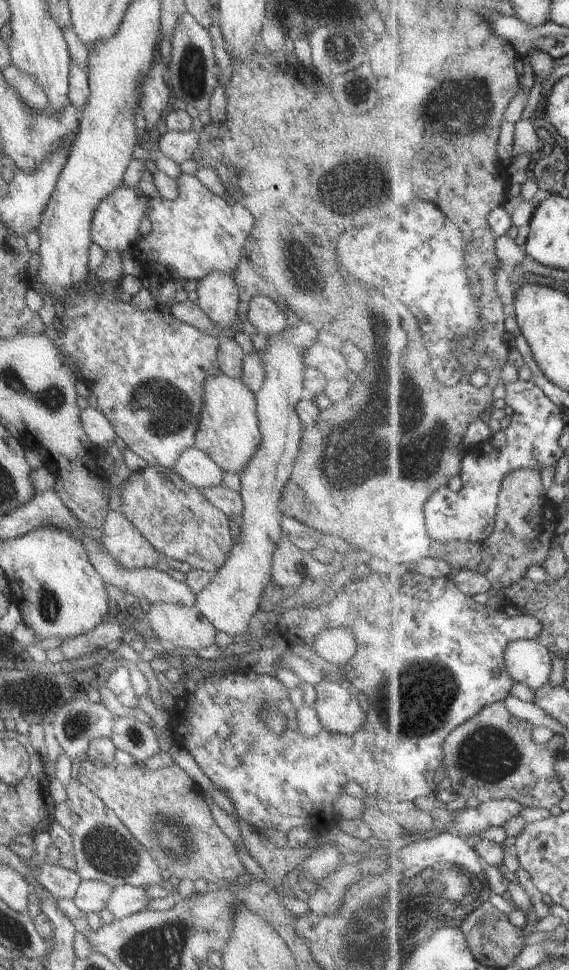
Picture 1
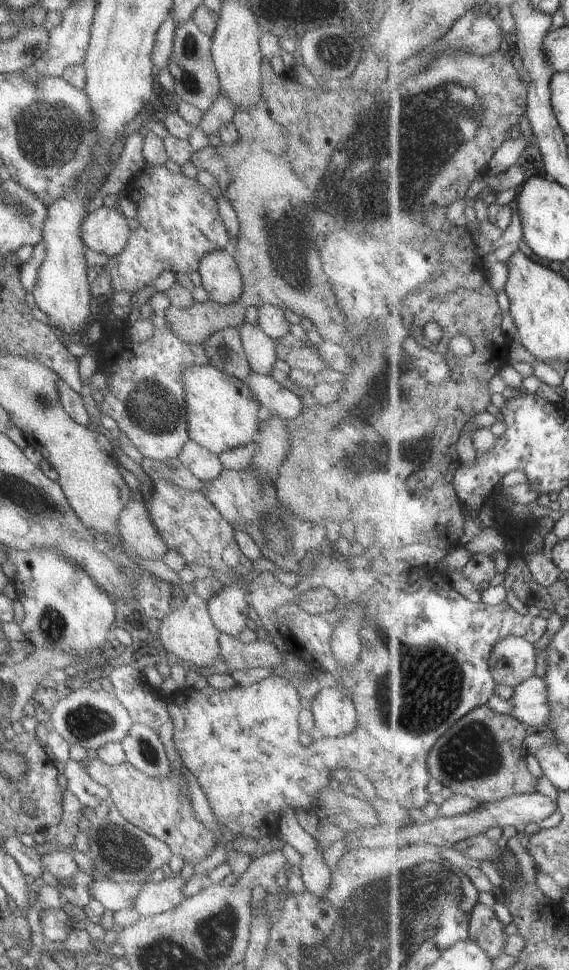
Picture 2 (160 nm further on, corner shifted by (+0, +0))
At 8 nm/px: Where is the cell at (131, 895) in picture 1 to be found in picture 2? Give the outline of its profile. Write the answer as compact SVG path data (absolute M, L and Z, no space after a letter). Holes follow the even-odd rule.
M171 873L168 878L163 877L157 883L152 883L148 879L143 882L137 896L133 898L131 909L139 914L139 917L152 916L165 912L165 910L171 910L183 900L181 888L185 883L186 881L181 880L177 873Z

